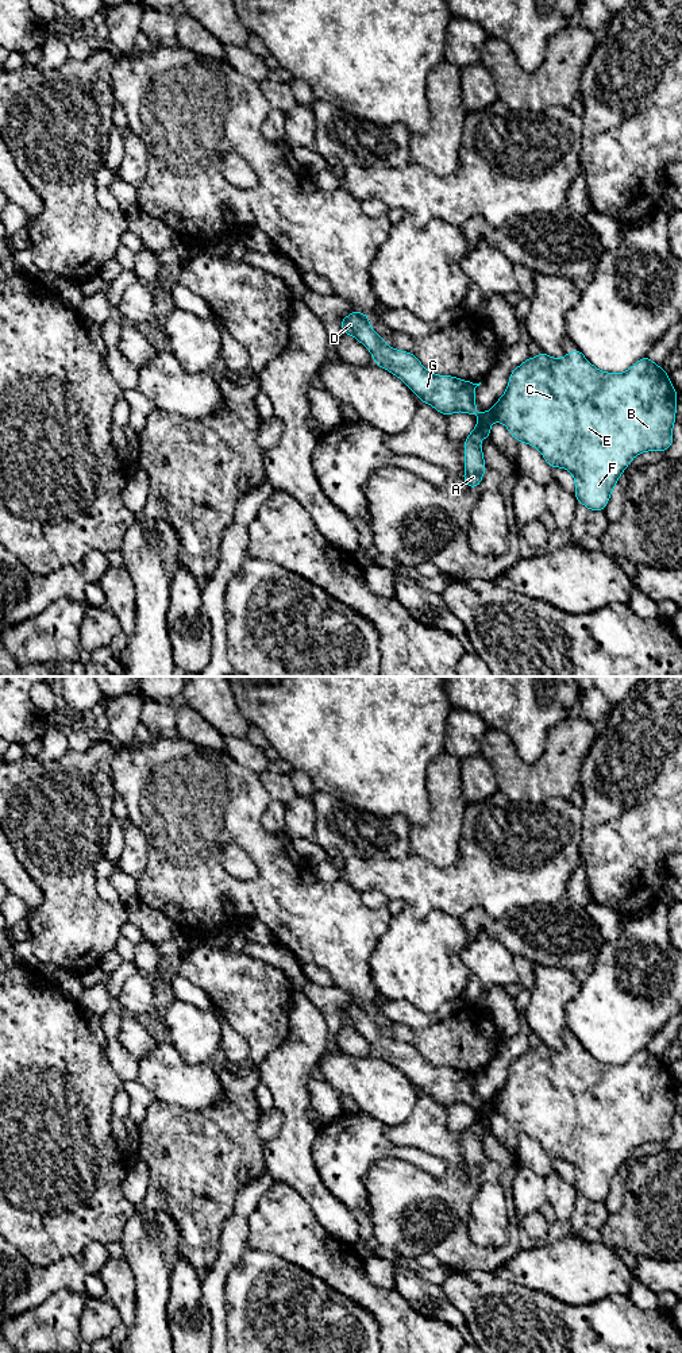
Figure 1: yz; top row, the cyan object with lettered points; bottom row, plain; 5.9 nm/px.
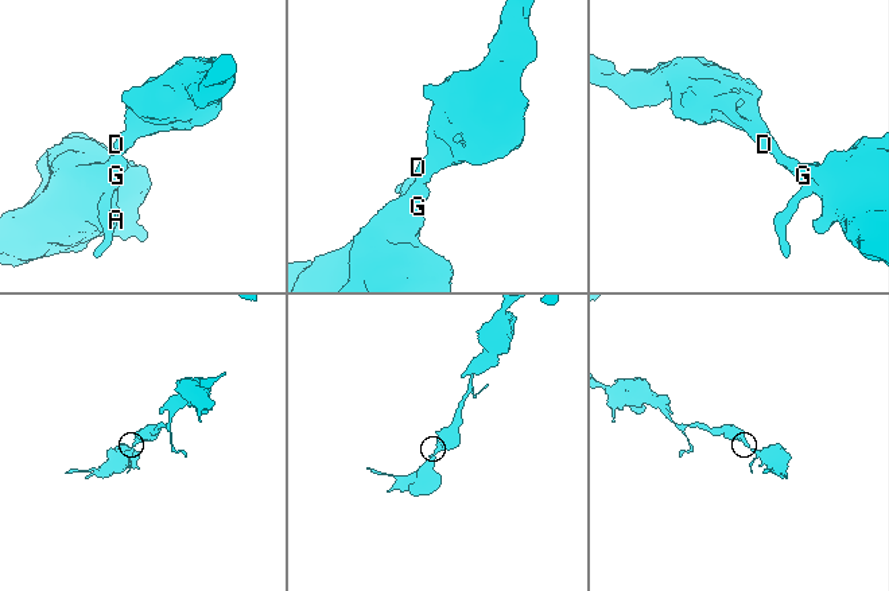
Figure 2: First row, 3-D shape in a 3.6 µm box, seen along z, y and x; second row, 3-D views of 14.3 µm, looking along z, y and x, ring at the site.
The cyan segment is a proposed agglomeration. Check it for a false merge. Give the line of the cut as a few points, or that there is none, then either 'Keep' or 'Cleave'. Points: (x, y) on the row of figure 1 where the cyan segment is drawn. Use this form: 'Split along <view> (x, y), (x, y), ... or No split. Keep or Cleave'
No split. Keep

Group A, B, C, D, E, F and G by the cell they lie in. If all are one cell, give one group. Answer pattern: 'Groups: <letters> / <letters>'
Groups: A B C D E F G

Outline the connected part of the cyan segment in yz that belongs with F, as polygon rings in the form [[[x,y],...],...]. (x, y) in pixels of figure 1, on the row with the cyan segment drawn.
[[[354,311],[343,317],[342,332],[359,340],[373,354],[374,363],[402,379],[420,397],[420,402],[432,405],[446,416],[465,412],[479,417],[465,439],[463,481],[471,489],[481,483],[486,471],[479,442],[483,436],[490,439],[493,421],[502,423],[517,442],[536,447],[552,469],[563,467],[570,471],[575,479],[574,496],[589,510],[605,509],[617,479],[637,454],[666,451],[674,440],[678,393],[668,374],[648,356],[625,373],[613,374],[594,367],[578,348],[565,354],[562,359],[540,351],[536,358],[529,356],[510,373],[504,396],[492,410],[479,415],[474,390],[481,382],[431,373],[413,354],[388,347],[365,313]]]

